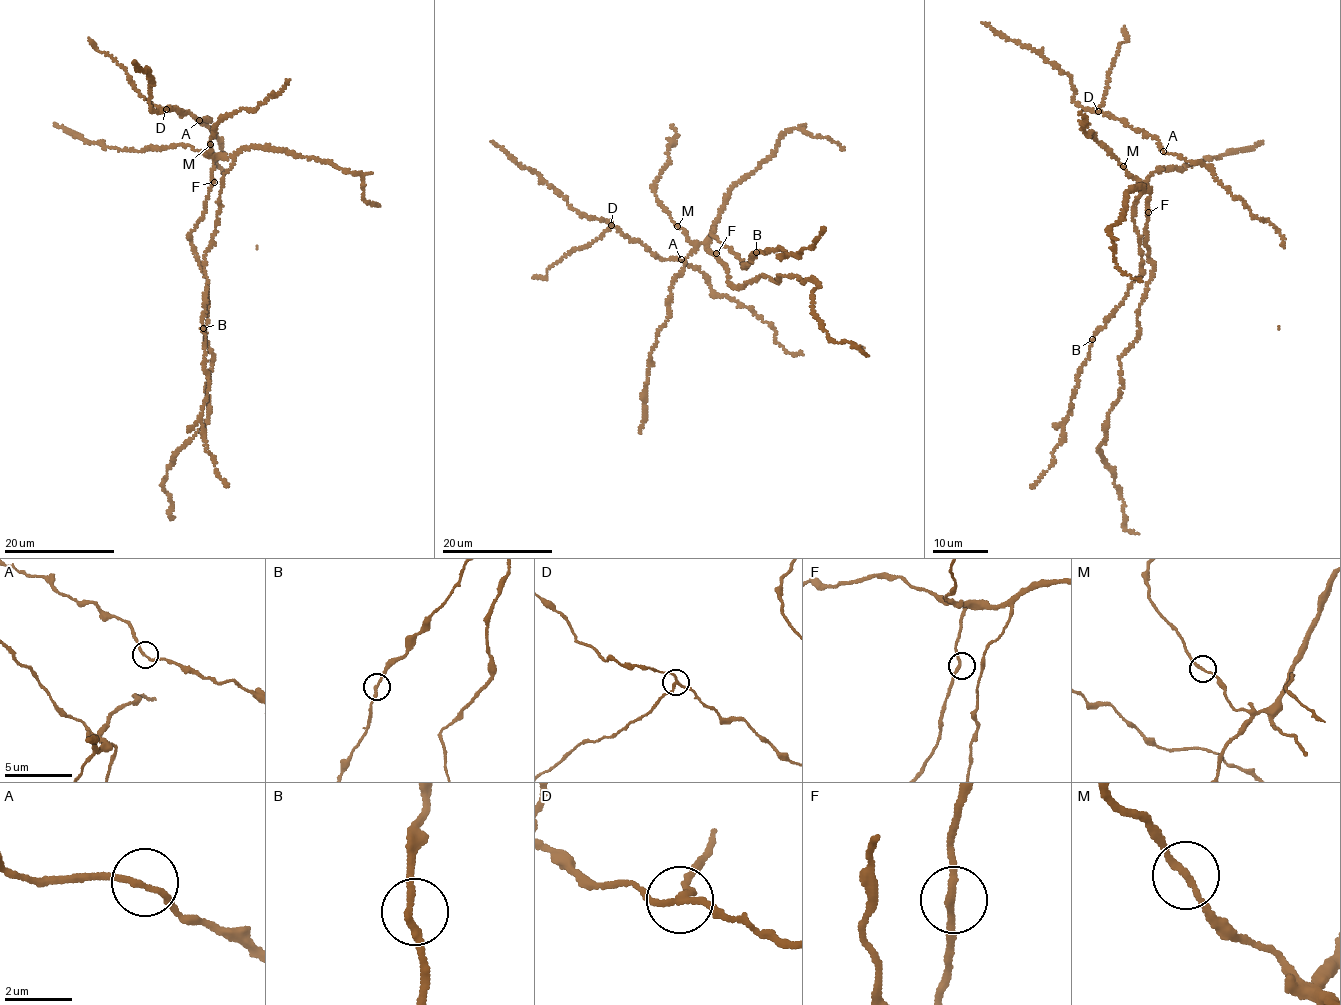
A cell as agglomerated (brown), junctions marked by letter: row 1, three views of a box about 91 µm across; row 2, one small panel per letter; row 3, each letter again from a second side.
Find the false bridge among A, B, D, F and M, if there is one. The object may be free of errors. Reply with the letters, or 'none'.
D

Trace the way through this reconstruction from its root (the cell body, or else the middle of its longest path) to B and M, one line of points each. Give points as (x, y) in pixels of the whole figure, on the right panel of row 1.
B: (1147, 212), (1150, 189), (1139, 195), (1134, 204), (1142, 275), (1092, 339)
M: (1147, 212), (1151, 190), (1123, 166)

